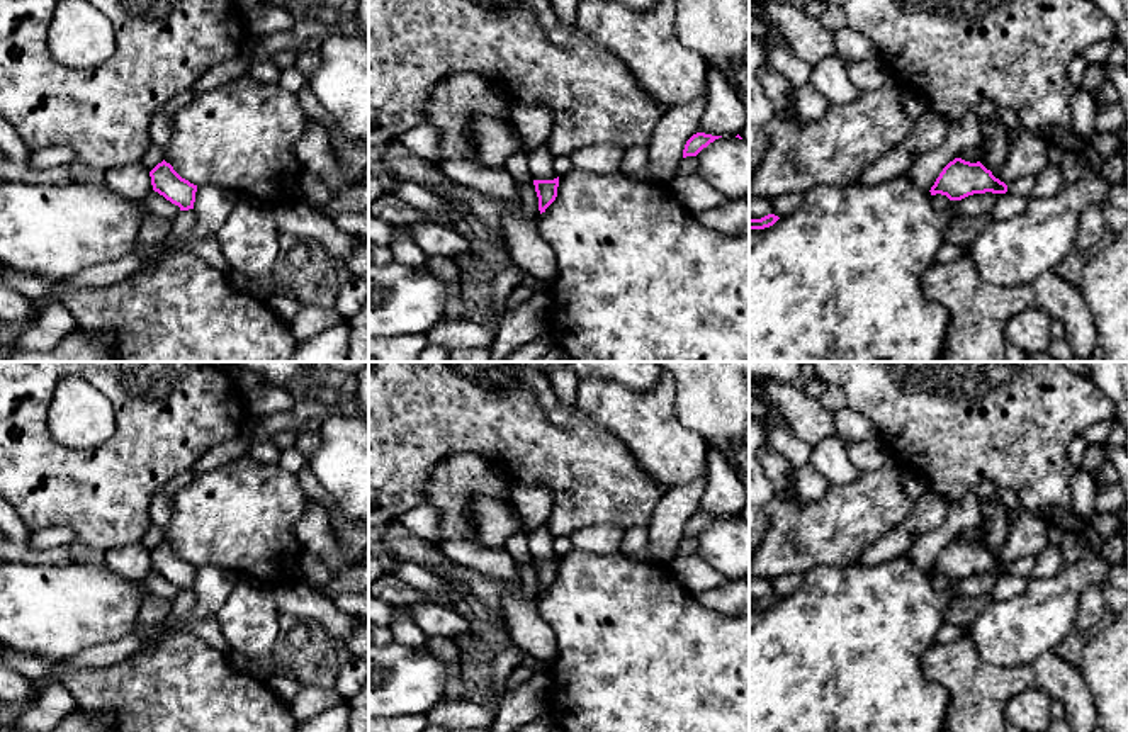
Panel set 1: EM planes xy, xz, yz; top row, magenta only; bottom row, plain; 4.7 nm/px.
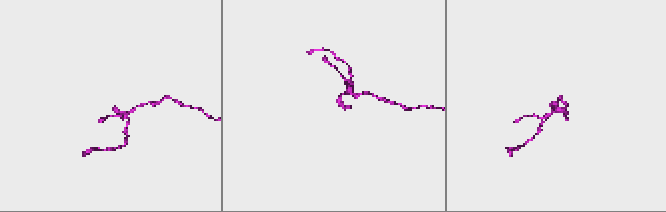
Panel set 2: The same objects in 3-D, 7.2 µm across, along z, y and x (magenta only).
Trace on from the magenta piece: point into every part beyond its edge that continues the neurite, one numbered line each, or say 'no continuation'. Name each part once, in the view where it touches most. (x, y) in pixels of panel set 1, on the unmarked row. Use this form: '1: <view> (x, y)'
no continuation

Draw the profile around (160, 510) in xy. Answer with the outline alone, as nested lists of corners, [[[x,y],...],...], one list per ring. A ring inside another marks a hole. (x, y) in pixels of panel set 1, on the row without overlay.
[[[185,470],[175,476],[172,481],[165,484],[161,491],[158,491],[149,504],[149,520],[151,525],[166,528],[170,525],[170,518],[173,513],[172,498],[178,487],[183,487],[194,479],[192,470]]]

